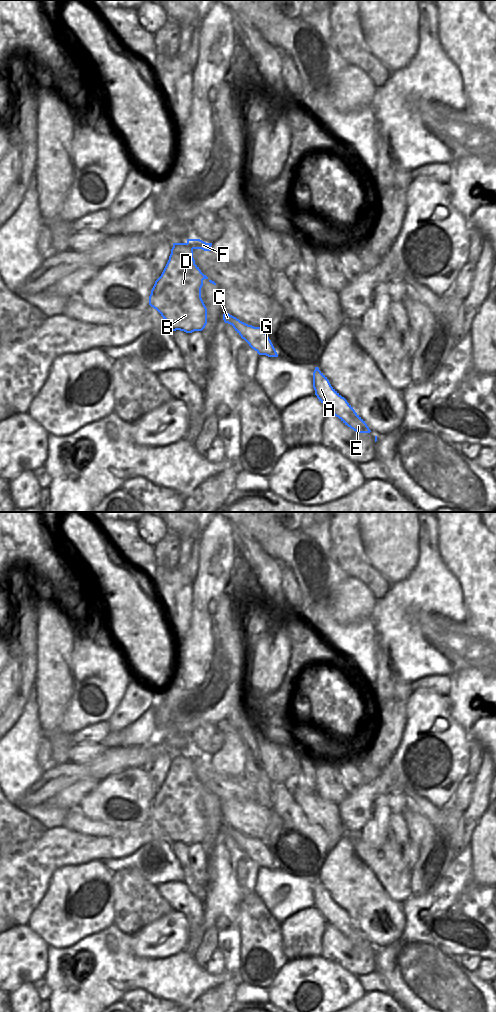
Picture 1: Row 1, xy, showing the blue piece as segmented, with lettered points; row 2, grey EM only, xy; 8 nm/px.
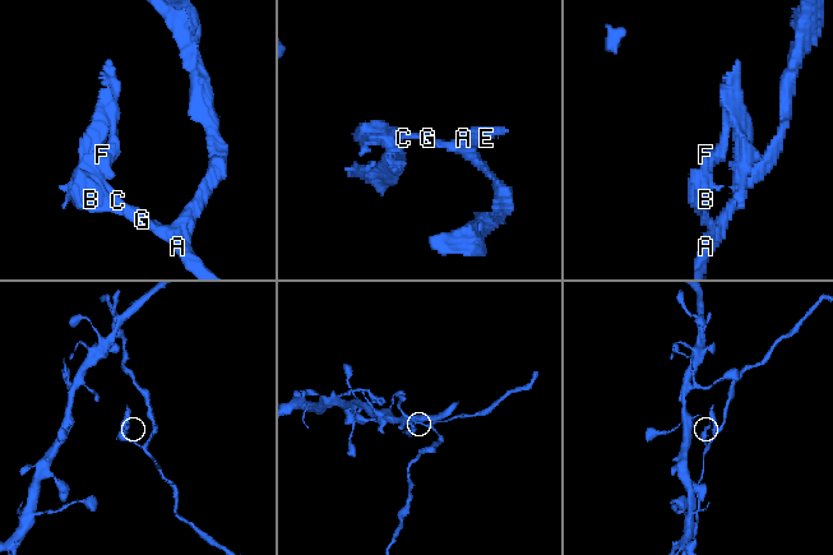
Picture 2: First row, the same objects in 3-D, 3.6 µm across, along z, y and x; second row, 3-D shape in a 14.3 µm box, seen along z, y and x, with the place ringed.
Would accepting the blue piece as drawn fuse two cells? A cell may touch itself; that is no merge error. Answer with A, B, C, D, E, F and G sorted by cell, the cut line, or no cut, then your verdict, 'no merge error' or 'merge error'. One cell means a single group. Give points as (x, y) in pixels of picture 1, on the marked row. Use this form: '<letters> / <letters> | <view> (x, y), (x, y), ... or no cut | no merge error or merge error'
A B C D E G / F | xy (187, 242), (193, 248) | merge error

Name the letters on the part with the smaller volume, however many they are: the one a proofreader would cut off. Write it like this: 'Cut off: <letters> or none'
Cut off: F

